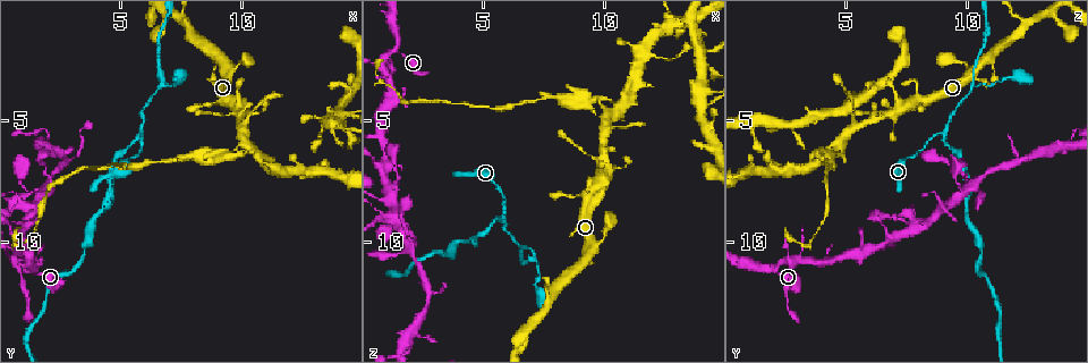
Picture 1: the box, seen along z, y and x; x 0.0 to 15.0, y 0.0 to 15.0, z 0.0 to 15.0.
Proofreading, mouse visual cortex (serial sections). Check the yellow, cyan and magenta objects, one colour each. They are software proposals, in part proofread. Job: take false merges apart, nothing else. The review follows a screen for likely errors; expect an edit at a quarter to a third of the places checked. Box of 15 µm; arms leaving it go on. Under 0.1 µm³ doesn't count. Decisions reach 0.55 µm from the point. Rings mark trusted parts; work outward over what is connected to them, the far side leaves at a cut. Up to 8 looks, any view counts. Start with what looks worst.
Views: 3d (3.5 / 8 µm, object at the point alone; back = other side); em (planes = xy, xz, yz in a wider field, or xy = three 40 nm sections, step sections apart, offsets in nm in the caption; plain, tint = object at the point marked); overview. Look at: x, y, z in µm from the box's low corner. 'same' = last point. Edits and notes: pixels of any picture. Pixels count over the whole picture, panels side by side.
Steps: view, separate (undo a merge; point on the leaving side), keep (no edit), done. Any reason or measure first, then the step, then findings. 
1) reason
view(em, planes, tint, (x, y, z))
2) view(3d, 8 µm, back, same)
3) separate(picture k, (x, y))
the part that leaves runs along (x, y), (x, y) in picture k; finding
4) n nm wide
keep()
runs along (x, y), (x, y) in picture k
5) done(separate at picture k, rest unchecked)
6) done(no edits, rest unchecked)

arms part here
view(3d, 3.5 µm, (5.9, 5.5, 9.1))

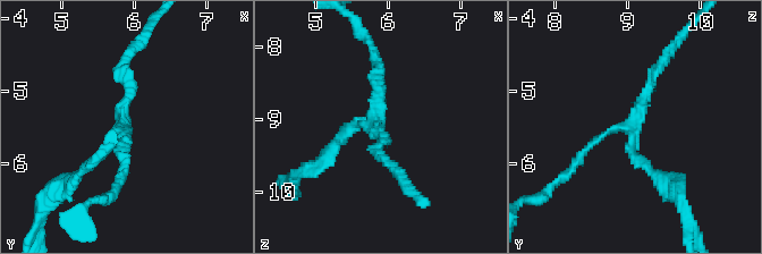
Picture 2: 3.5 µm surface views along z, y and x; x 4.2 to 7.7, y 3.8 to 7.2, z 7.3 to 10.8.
3 arms; arms of 150, 150, 150 nm; now the EM
view(em, planes, tint, (5.85, 5.55, 9.05))

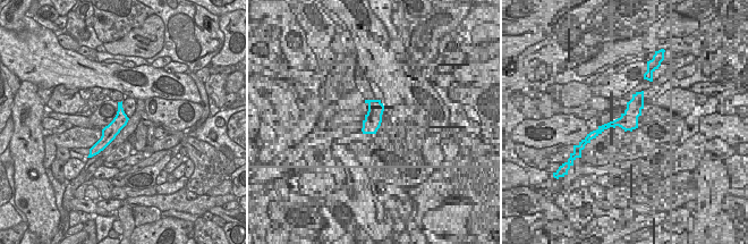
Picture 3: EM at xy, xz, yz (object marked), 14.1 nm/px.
another direction
view(em, xy, step 3, tint, same)

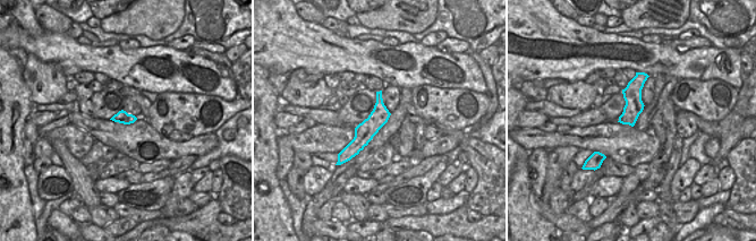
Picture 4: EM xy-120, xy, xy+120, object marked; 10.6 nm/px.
keep()
runs along (379, 94), (378, 119), (343, 153) in picture 4; all the same cell

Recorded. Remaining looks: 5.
view(3d, 8 µm, (6.7, 3.5, 10.1))

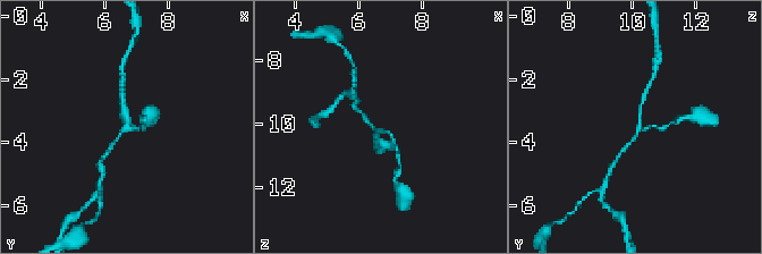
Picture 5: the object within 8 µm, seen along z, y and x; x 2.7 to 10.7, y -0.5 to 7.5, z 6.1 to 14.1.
closer look
view(3d, 3.5 µm, back, (6.7, 3.5, 10.2))

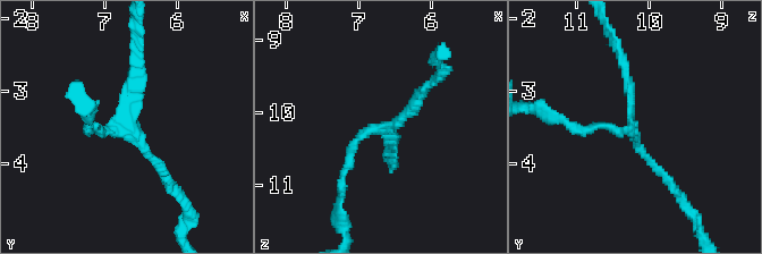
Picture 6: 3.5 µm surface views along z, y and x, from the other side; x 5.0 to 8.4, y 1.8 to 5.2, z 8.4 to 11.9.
view(em, xy, step 5, tint, (6.65, 3.55, 10.20))

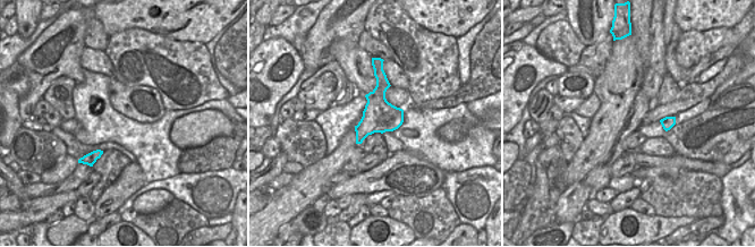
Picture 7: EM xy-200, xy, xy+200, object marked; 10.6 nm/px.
360 nm wide
keep()
runs along (423, 91), (391, 128), (363, 134), (343, 177) in picture 6; continuous, no second cell

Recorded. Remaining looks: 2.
looks like a crossing
view(em, planes, tint, (1.0, 9.4, 7.9))

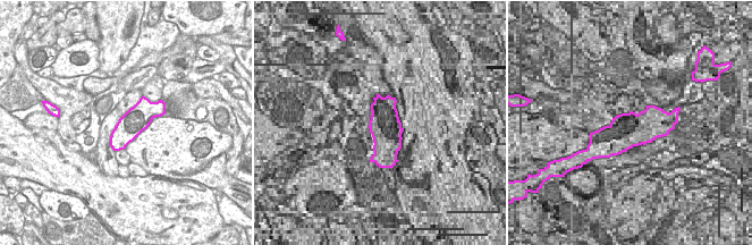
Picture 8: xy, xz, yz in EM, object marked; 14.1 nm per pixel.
see where the arms go
view(3d, 3.5 µm, same)

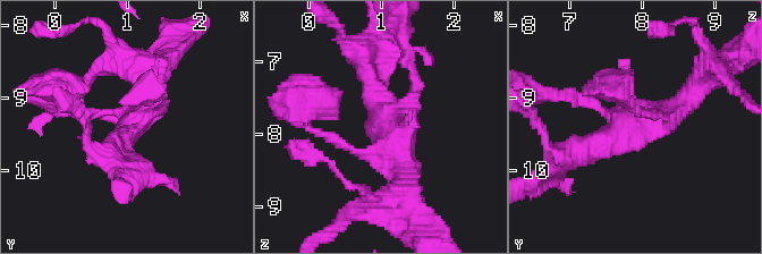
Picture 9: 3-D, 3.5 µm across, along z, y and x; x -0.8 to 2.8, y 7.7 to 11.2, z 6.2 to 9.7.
keep()
continuous, no second cell

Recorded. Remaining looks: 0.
done(no edits, rest unchecked)

